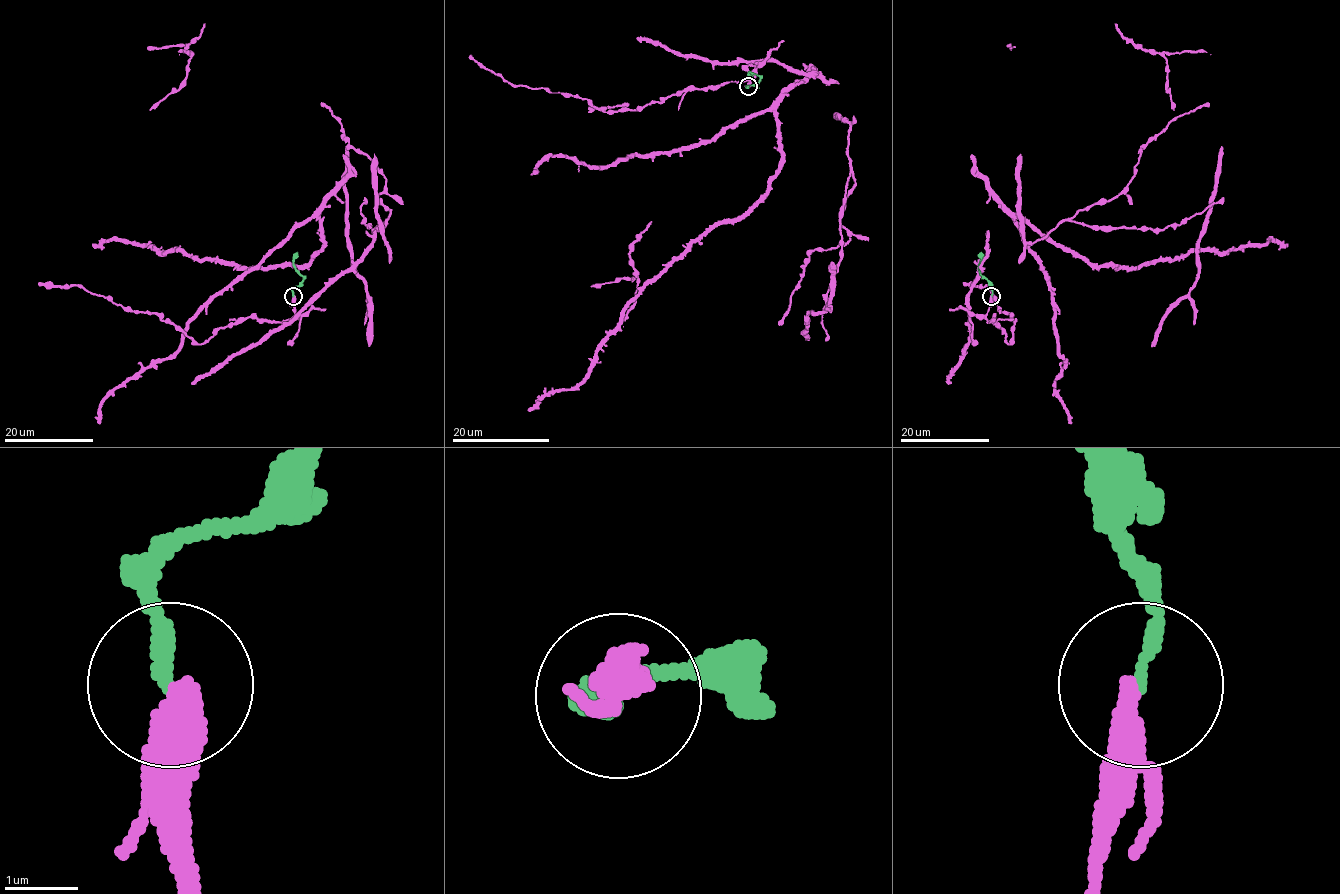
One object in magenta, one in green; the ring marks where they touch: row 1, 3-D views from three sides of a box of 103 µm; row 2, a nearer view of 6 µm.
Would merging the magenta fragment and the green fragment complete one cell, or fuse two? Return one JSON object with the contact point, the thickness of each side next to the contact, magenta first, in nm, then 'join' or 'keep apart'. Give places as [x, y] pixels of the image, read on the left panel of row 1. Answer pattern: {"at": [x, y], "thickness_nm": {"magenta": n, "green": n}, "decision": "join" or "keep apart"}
{"at": [293, 296], "thickness_nm": {"magenta": 480, "green": 190}, "decision": "keep apart"}

